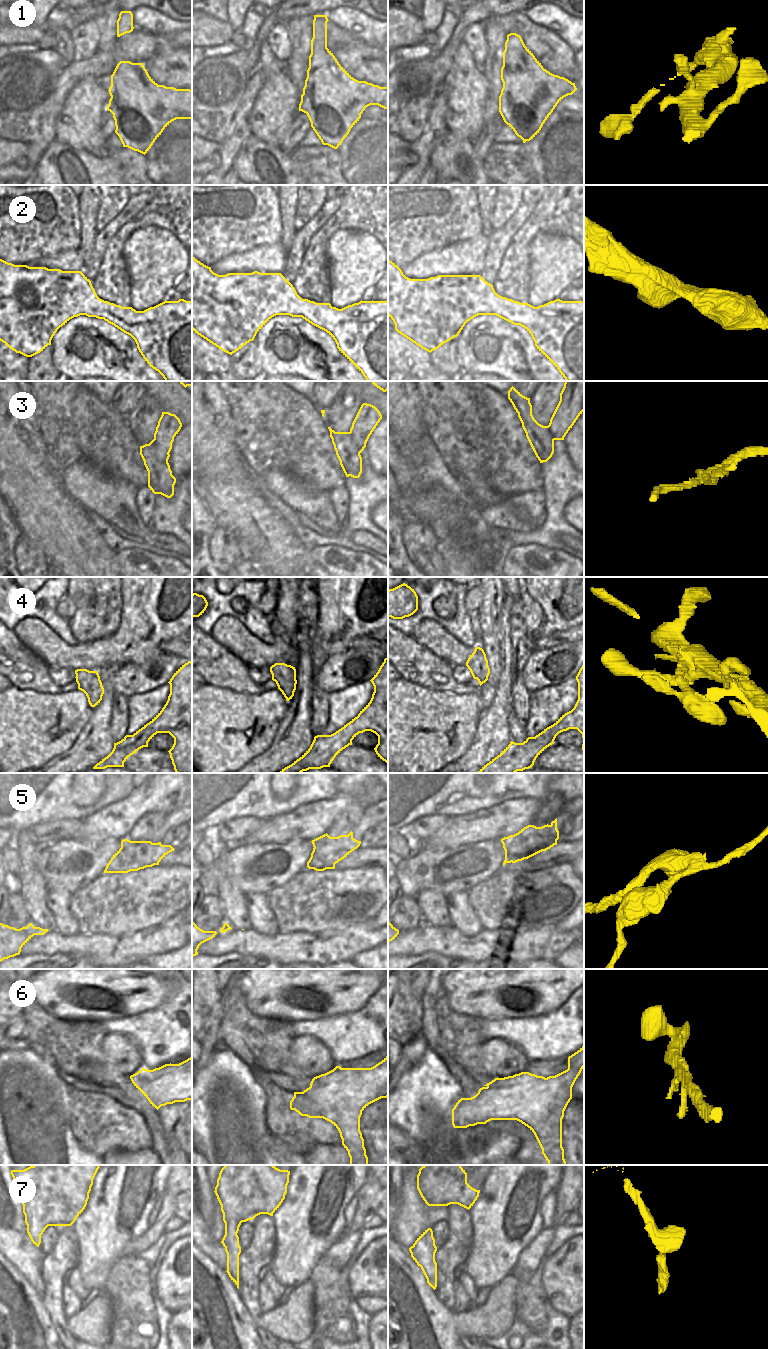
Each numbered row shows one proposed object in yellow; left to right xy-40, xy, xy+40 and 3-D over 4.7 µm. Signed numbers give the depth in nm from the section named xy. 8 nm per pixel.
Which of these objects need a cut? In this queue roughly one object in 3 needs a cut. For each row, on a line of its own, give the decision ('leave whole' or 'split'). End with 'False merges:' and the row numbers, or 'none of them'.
1: leave whole
2: leave whole
3: split
4: leave whole
5: split
6: leave whole
7: leave whole
False merges: 3, 5

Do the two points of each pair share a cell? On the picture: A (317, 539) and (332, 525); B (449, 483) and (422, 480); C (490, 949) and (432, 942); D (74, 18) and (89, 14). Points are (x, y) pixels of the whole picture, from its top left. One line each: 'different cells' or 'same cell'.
A: different cells
B: same cell
C: same cell
D: same cell

